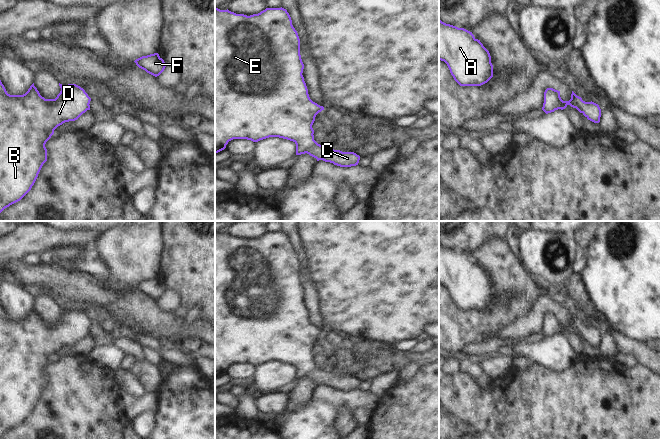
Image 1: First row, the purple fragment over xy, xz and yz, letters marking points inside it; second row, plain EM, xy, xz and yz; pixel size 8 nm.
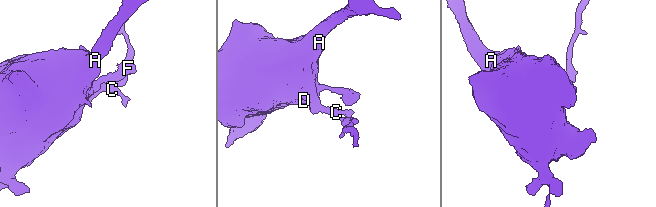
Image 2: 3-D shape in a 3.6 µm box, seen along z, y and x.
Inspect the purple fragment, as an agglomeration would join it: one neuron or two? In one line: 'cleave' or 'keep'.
keep

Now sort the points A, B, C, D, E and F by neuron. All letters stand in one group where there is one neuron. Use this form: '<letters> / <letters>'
A B C D E F

